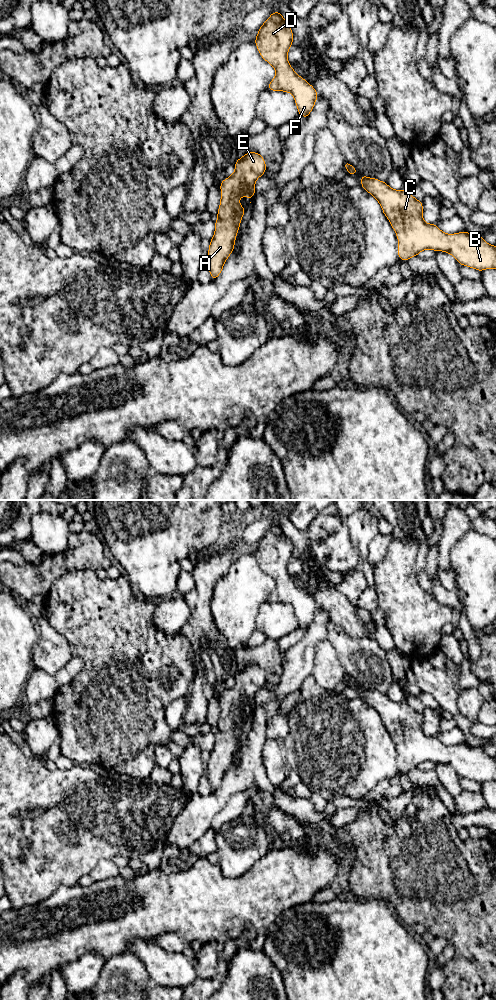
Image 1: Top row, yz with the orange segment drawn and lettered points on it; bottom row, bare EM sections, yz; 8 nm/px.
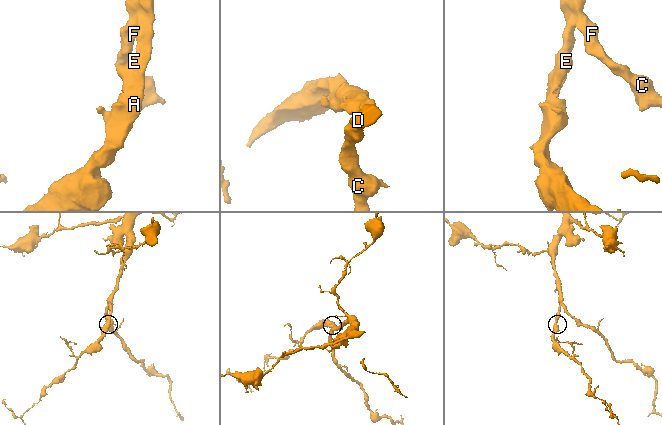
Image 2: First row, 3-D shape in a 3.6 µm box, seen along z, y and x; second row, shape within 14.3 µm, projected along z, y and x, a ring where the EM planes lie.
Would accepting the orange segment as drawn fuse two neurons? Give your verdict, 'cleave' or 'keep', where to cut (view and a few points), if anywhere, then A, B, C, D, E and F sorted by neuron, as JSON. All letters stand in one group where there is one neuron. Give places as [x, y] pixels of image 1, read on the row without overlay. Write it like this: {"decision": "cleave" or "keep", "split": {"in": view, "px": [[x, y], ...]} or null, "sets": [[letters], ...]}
{"decision": "keep", "split": null, "sets": [["A", "B", "C", "D", "E", "F"]]}

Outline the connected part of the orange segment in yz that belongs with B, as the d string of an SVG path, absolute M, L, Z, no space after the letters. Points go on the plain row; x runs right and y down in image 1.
M361 688L361 698L379 714L384 727L390 733L392 740L398 749L399 772L407 773L417 768L421 763L430 761L444 763L456 770L460 777L474 780L478 783L493 780L496 781L496 757L486 755L483 748L472 747L467 743L455 746L445 746L436 736L427 736L423 727L423 715L414 710L406 702L395 702L387 695L376 690Z

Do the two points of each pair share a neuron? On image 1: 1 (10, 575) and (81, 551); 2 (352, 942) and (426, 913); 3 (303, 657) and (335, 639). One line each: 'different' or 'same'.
1: same
2: different
3: different

